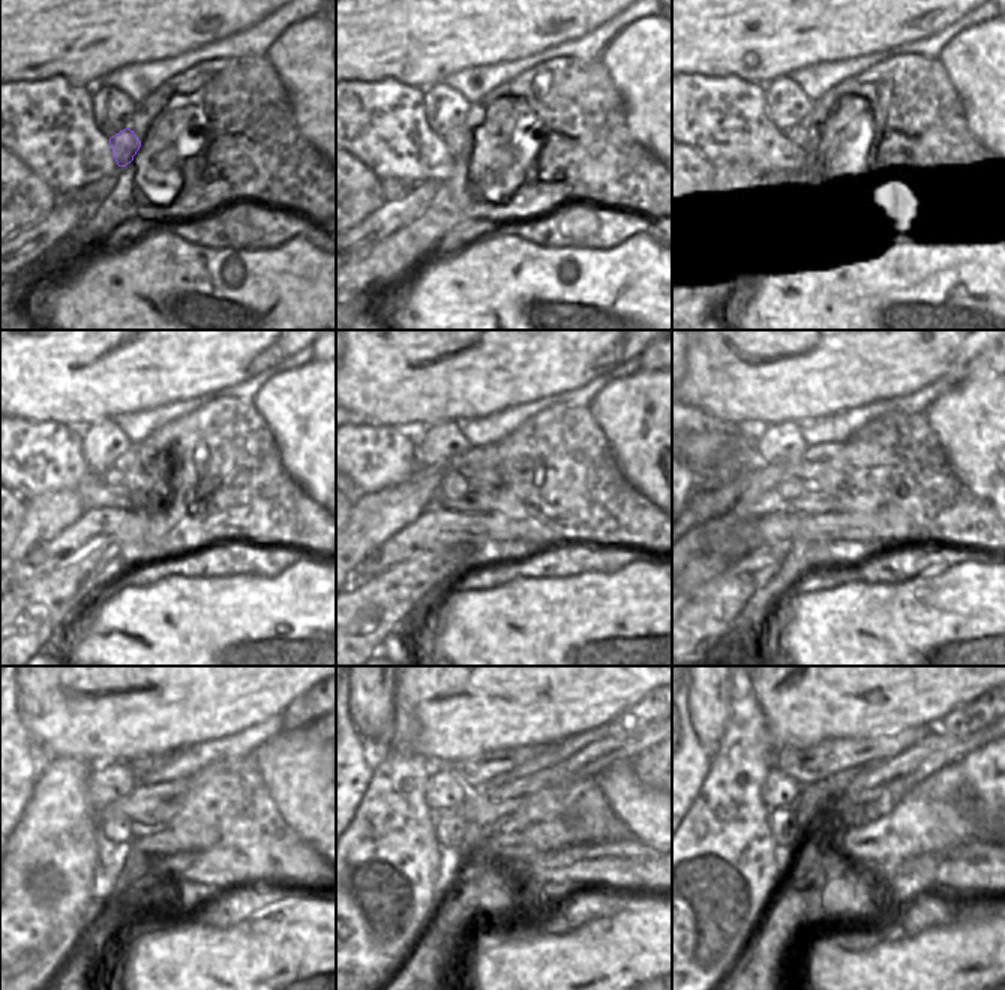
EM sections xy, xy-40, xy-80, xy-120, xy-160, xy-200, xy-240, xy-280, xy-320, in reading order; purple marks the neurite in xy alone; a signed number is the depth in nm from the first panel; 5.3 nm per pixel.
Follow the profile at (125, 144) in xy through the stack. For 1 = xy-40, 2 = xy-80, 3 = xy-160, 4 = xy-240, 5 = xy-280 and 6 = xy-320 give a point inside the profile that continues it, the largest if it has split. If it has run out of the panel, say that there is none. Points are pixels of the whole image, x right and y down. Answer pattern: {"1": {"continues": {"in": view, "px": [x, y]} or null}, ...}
{"1": {"continues": {"in": "xy-40", "px": [459, 141]}}, "2": {"continues": {"in": "xy-80", "px": [806, 138]}}, "3": {"continues": {"in": "xy-160", "px": [453, 486]}}, "4": {"continues": {"in": "xy-240", "px": [117, 830]}}, "5": {"continues": {"in": "xy-280", "px": [450, 830]}}, "6": {"continues": {"in": "xy-320", "px": [788, 833]}}}

